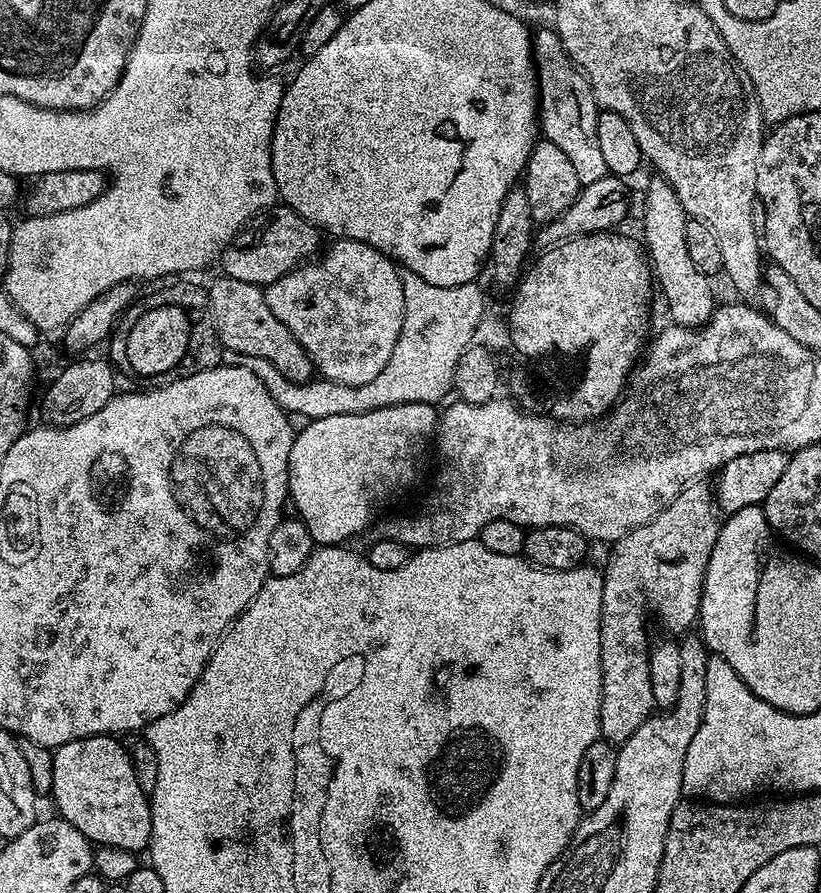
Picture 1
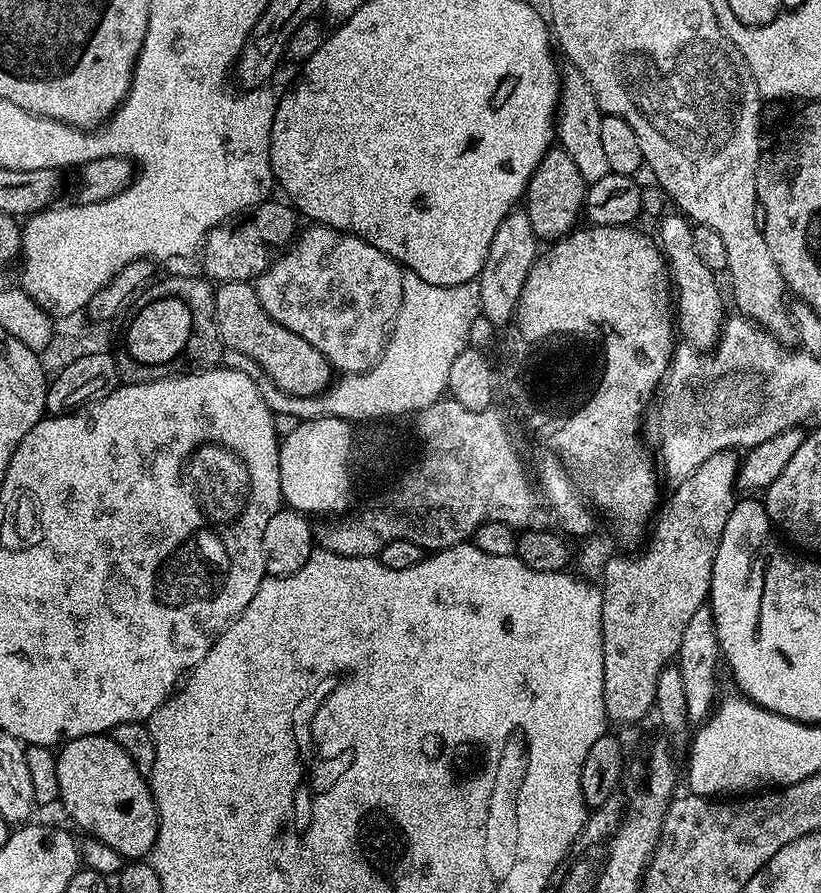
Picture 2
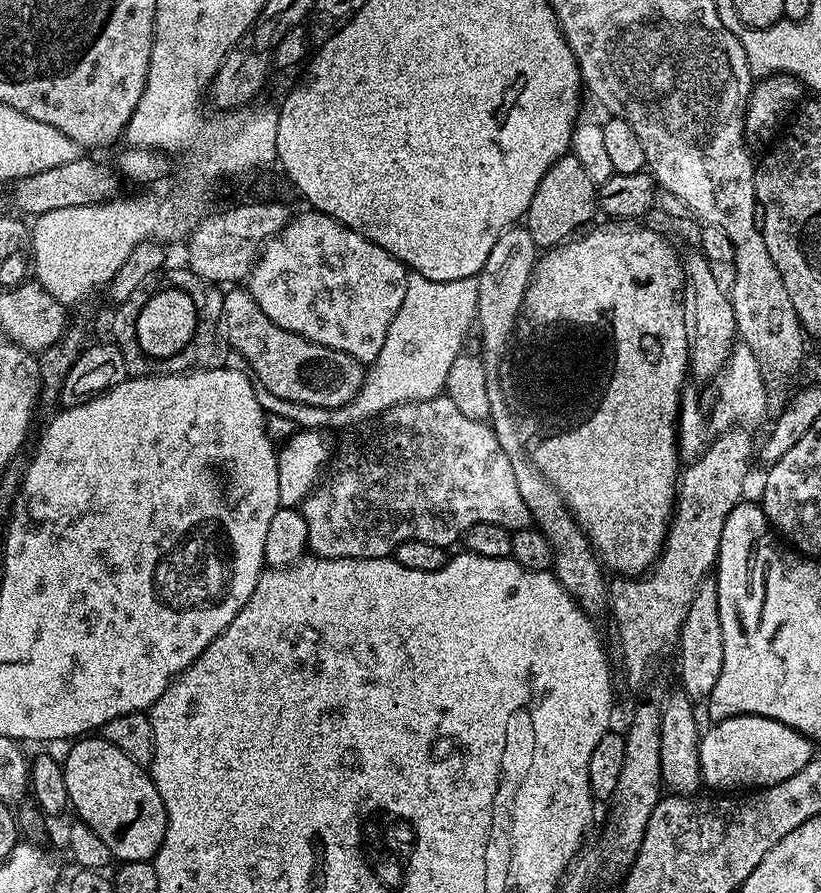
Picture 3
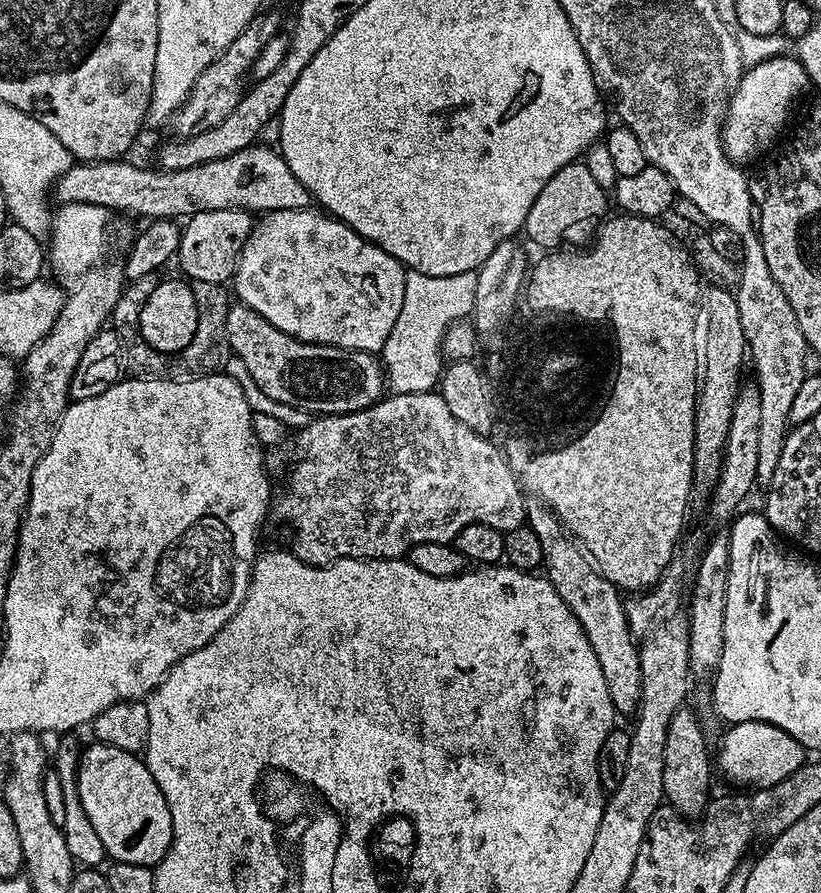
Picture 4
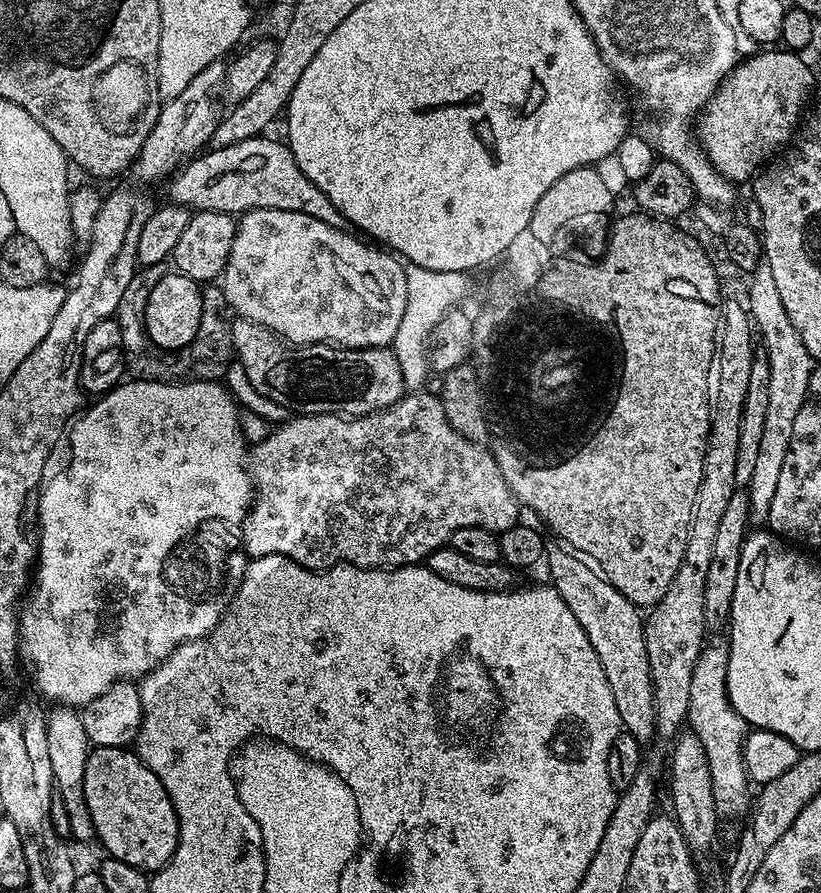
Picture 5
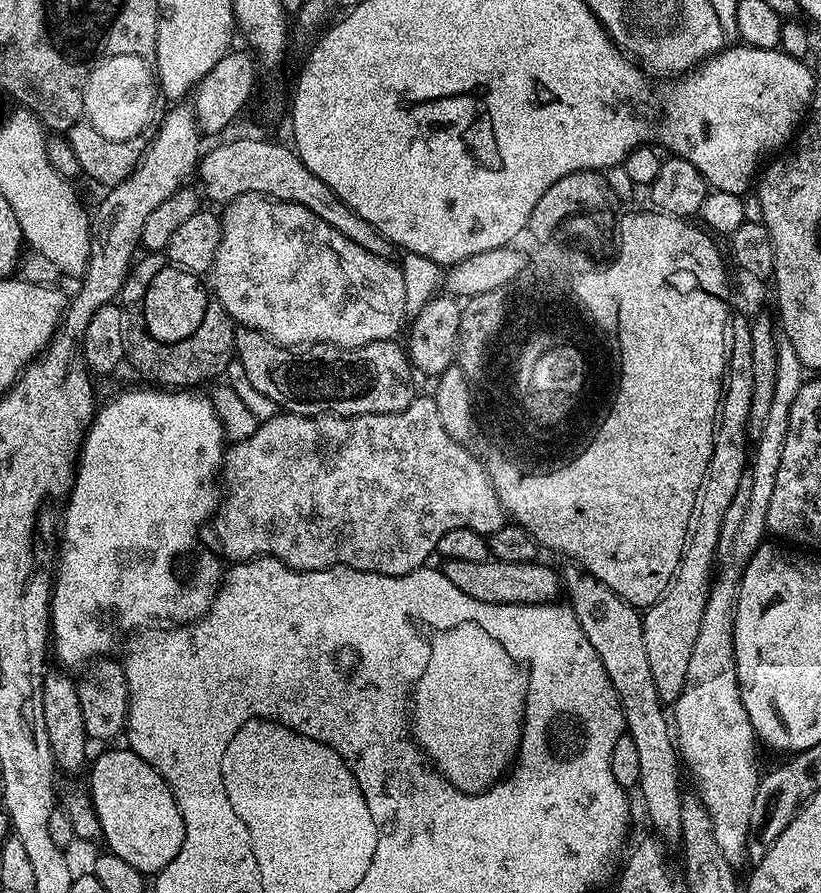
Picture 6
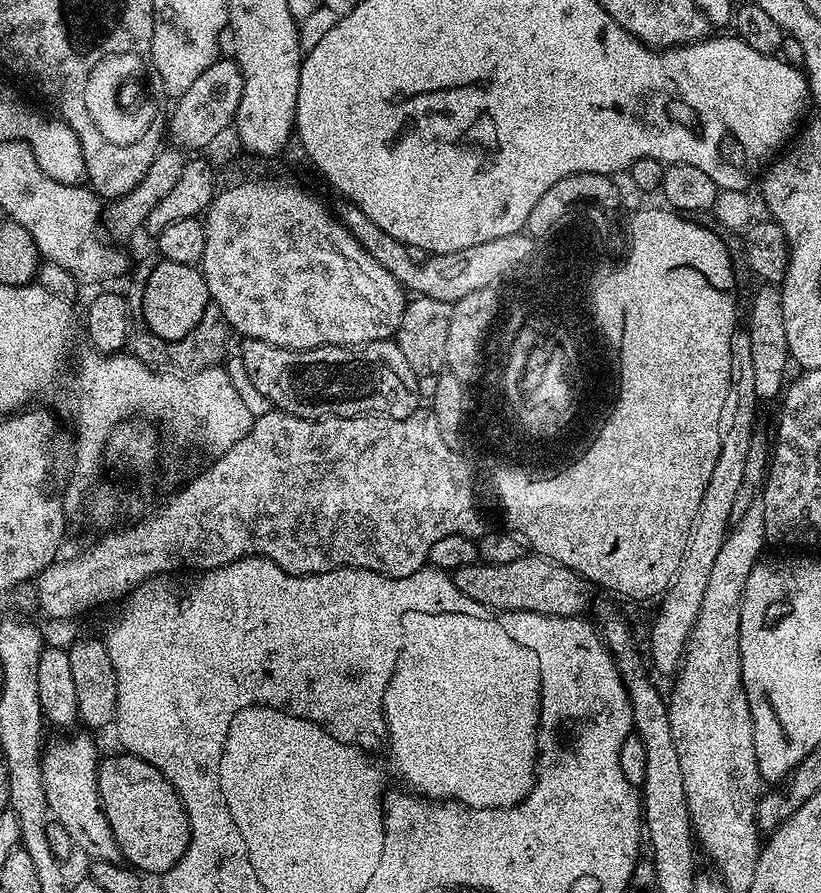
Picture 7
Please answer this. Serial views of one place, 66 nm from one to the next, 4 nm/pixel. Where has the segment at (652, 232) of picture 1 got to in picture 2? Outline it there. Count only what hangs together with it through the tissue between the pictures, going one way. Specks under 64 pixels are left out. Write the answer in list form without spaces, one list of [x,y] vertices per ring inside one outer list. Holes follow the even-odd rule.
[[[675,215],[668,216],[661,222],[660,236],[658,235],[660,250],[664,254],[664,261],[668,263],[668,275],[674,289],[674,324],[679,335],[680,332],[684,335],[682,337],[683,343],[689,344],[692,348],[697,348],[700,352],[707,352],[715,348],[720,340],[720,332],[724,329],[726,319],[724,300],[720,297],[719,286],[716,285],[717,273],[712,272],[710,266],[706,266],[706,262],[702,262],[702,258],[698,258],[698,254],[694,251],[693,225],[683,215]]]

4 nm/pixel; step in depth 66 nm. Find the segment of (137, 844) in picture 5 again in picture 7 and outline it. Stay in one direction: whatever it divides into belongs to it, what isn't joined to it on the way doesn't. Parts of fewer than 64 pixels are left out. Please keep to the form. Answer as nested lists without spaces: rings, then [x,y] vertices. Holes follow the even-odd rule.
[[[131,754],[119,755],[101,759],[100,771],[96,774],[100,801],[116,839],[116,848],[125,856],[123,859],[141,873],[169,872],[182,854],[186,854],[190,842],[190,826],[180,795],[150,762]]]

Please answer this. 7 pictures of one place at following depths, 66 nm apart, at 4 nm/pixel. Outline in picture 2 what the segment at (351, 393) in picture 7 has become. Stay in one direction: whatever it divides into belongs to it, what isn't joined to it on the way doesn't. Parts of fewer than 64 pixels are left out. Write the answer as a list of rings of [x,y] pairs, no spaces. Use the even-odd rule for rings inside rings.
[[[249,281],[223,282],[215,289],[215,294],[216,324],[225,349],[238,350],[238,354],[246,354],[246,358],[258,362],[274,386],[291,396],[318,396],[333,383],[332,363],[310,346],[306,338],[298,338],[298,334],[286,330],[286,326],[274,322],[274,318],[266,314],[262,302],[258,302],[256,289]]]

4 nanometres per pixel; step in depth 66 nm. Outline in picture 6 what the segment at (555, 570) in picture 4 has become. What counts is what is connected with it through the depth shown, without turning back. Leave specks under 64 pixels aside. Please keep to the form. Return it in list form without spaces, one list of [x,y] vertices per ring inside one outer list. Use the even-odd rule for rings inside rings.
[[[568,562],[565,565],[558,572],[563,595],[568,595],[567,603],[578,618],[586,638],[590,638],[590,646],[594,646],[602,666],[606,666],[606,674],[622,706],[626,735],[634,738],[634,746],[638,749],[638,766],[642,769],[638,793],[644,803],[644,812],[659,839],[679,841],[682,834],[682,798],[686,795],[685,789],[680,789],[682,757],[670,727],[669,713],[668,716],[664,713],[666,705],[658,694],[658,686],[654,686],[654,674],[650,674],[641,613],[579,564]]]

